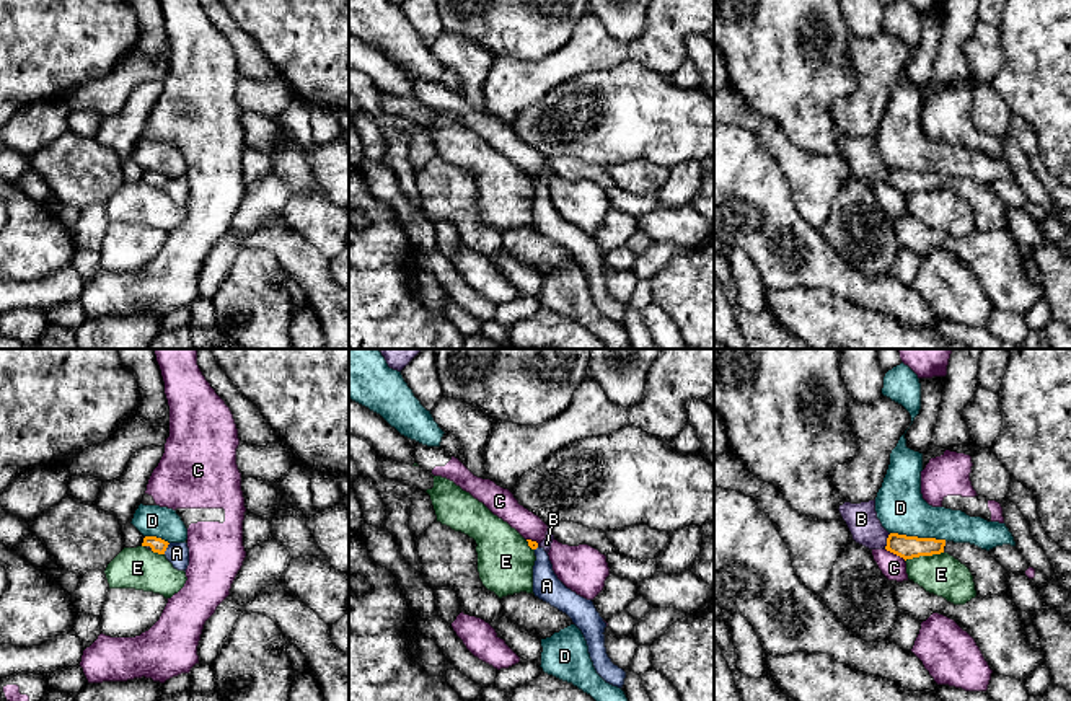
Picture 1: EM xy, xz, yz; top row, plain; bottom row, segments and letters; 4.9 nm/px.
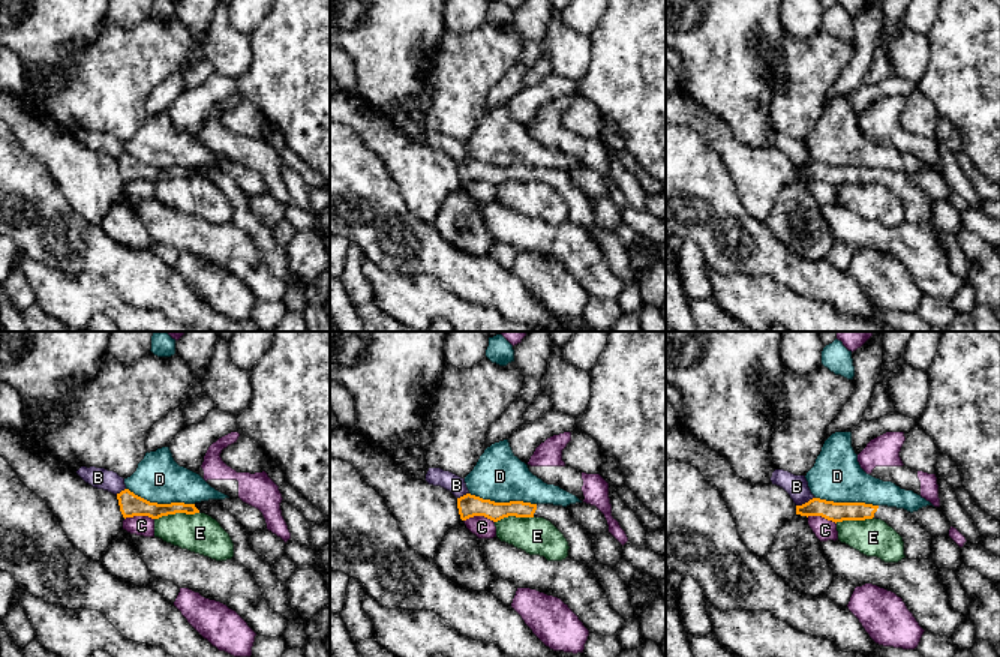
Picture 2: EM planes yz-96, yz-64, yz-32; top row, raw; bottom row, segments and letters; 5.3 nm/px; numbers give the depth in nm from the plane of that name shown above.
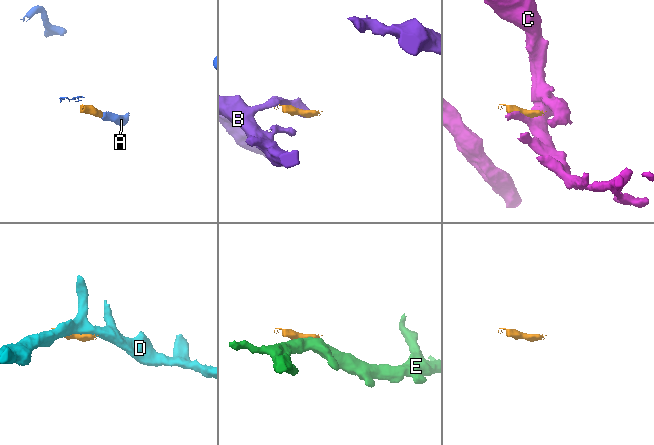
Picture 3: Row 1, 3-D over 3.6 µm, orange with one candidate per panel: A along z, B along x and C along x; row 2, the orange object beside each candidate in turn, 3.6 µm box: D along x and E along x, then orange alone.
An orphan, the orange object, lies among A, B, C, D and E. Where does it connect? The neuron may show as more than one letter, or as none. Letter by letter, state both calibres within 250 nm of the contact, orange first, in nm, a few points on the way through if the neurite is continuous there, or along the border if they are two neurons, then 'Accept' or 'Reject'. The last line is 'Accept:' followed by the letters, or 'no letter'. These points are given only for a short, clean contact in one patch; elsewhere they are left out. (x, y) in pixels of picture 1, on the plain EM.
A: Thickness 70 nm (orange) against 110 nm. Boundary: xy (170, 178), (163, 188). Reject
B: Thickness 110 nm (orange) against 160 nm. Reject
C: Thickness 110 nm (orange) against 120 nm. Boundary: yz (885, 183), (905, 194). Reject
D: Thickness 110 nm (orange) against 240 nm. Reject
E: Thickness 110 nm (orange) against 200 nm. Boundary: yz (943, 186), (913, 191), (905, 196). Reject
Accept: no letter

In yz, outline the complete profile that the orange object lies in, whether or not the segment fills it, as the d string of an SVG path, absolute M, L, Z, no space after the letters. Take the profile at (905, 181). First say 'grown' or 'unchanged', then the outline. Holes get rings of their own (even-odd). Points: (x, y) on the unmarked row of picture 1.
grown | M890 168L885 184L905 196L949 187L970 204L976 230L1004 230L1007 227L1009 207L989 189L989 186L975 179Z

